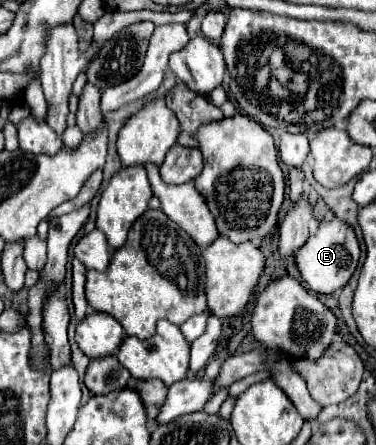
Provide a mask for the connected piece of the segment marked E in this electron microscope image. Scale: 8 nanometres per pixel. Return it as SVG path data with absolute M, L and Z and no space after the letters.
M332 219L320 223L316 235L312 235L308 243L296 253L296 267L300 269L302 279L308 283L312 291L328 295L346 287L346 283L350 281L352 273L358 267L358 259L360 259L360 245L352 227L340 219Z

